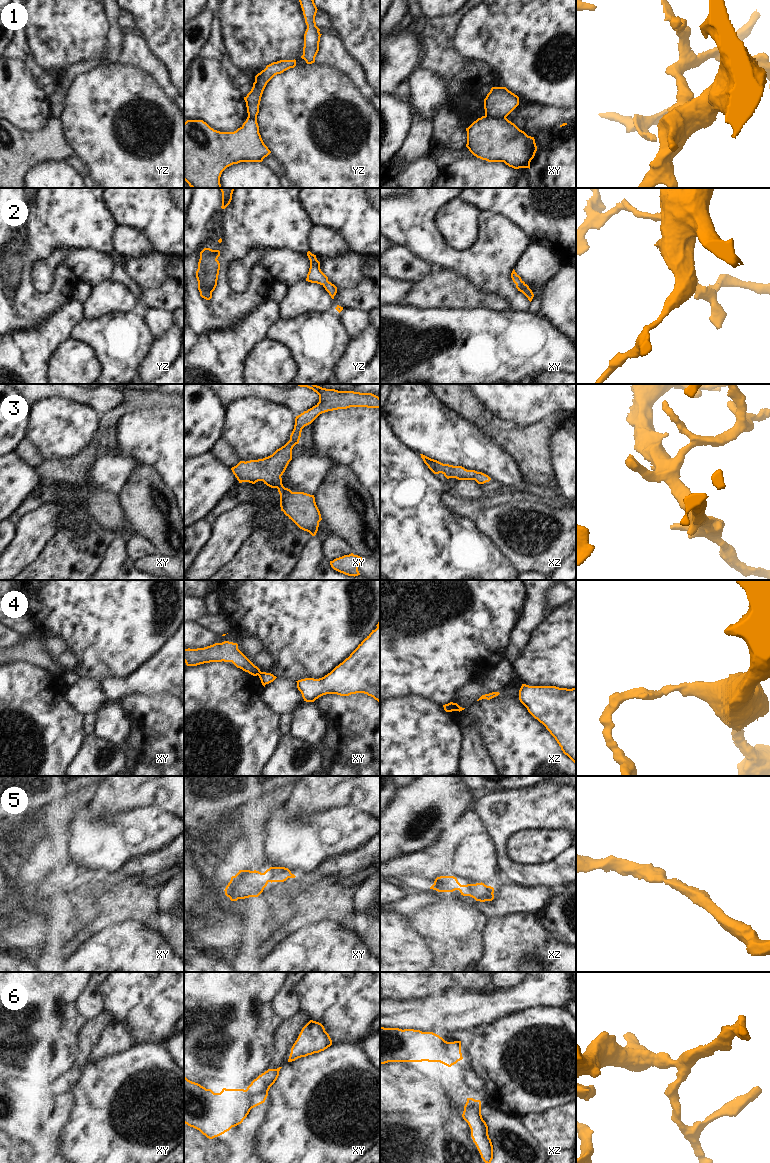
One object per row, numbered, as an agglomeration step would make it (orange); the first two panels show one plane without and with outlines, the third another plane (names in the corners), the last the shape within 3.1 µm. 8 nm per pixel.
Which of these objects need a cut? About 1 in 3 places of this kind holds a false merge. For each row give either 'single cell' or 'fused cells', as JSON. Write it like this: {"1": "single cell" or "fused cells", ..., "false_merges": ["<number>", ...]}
{"1": "fused cells", "2": "single cell", "3": "single cell", "4": "fused cells", "5": "single cell", "6": "single cell", "false_merges": ["1", "4"]}

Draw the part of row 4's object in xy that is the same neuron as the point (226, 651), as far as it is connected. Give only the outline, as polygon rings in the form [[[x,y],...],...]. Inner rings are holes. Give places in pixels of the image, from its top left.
[[[224,641],[213,645],[197,648],[184,649],[184,662],[187,666],[197,666],[210,662],[232,662],[237,668],[253,676],[261,671],[239,649],[238,644]]]

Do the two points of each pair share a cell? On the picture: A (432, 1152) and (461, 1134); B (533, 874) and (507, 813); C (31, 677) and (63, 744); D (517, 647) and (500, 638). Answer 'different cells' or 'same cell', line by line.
A: same cell
B: same cell
C: same cell
D: different cells

